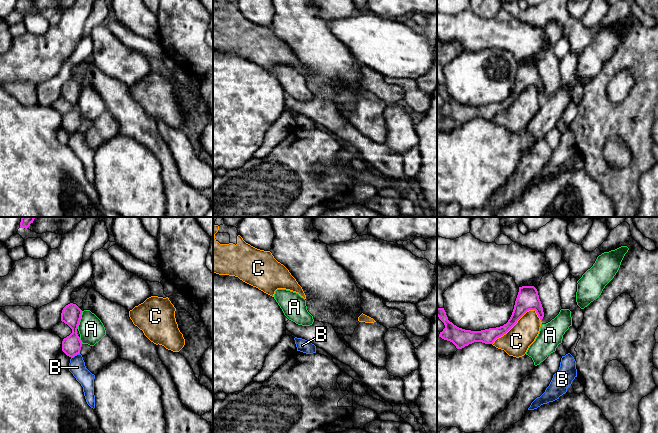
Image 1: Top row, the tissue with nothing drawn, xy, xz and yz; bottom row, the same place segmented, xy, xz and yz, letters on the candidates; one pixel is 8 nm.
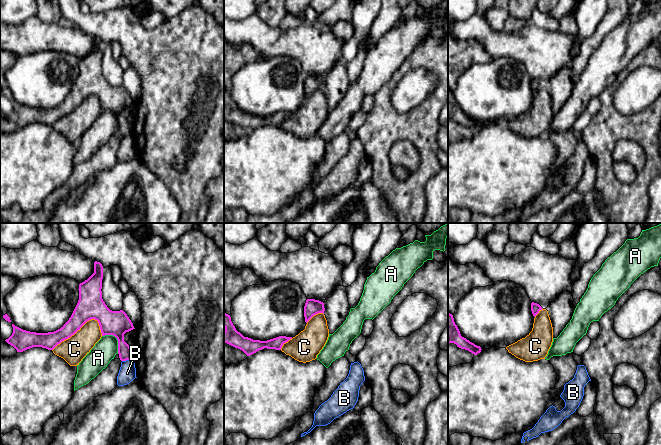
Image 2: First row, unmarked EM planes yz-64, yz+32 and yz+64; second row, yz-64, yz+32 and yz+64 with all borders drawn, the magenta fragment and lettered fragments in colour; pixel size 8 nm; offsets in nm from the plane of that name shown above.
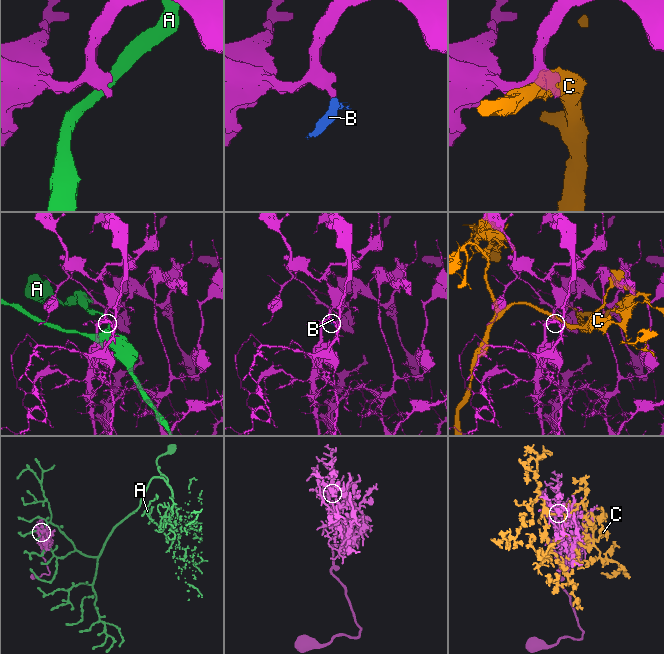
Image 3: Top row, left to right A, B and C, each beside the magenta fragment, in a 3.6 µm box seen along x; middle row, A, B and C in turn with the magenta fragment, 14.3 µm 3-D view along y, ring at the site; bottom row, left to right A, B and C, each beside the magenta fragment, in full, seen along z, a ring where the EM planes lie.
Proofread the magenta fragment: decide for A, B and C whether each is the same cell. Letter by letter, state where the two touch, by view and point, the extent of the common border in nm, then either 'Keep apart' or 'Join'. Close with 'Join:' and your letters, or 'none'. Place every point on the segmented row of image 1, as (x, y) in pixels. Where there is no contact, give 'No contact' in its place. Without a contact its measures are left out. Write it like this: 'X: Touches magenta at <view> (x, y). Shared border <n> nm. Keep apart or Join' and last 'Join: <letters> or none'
A: Touches magenta at xy (79, 320). Shared border 150 nm. Keep apart
B: Touches magenta at xy (75, 354). Shared border 80 nm. Keep apart
C: Touches magenta at yz (513, 325). Shared border 440 nm. Keep apart
Join: none

